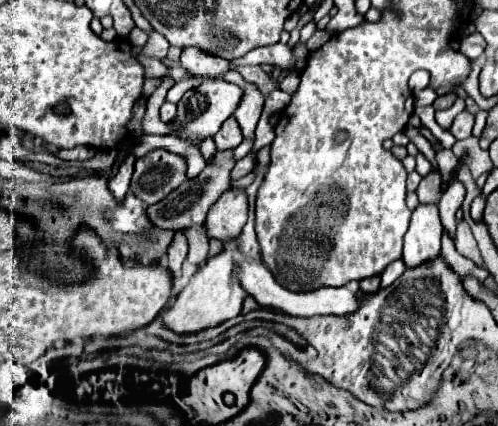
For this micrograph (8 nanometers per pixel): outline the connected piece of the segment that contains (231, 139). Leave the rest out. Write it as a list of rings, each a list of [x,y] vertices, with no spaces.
[[[231,116],[223,122],[221,130],[213,136],[215,144],[217,144],[217,150],[227,150],[227,148],[237,148],[243,140],[243,134],[239,132],[239,124],[237,120]]]

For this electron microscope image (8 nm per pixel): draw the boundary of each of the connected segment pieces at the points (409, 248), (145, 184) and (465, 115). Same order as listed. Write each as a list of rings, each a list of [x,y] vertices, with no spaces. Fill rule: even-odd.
[[[419,204],[411,214],[411,224],[405,234],[405,264],[417,266],[437,258],[441,252],[441,234],[443,224],[439,224],[437,204]]]
[[[153,150],[137,158],[131,178],[131,192],[147,206],[169,196],[187,178],[187,162],[179,154]]]
[[[463,110],[463,112],[457,114],[457,118],[453,120],[451,134],[453,134],[457,140],[469,138],[469,136],[471,136],[471,130],[473,130],[473,122],[475,122],[475,114],[469,112],[469,110]]]

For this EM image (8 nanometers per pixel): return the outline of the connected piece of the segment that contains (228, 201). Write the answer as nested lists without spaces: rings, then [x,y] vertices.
[[[233,186],[227,188],[227,192],[221,194],[221,198],[211,206],[211,212],[207,214],[205,228],[209,238],[217,238],[221,242],[237,238],[247,222],[247,212],[249,202],[245,190]]]

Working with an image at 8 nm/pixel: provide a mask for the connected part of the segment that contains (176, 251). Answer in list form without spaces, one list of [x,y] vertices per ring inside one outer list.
[[[175,232],[173,242],[169,246],[169,270],[173,274],[173,278],[181,276],[181,264],[187,256],[187,238],[183,232]]]

